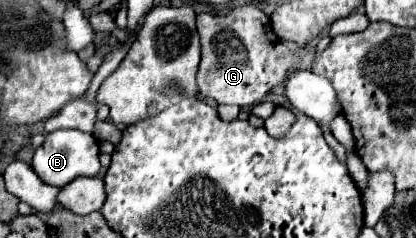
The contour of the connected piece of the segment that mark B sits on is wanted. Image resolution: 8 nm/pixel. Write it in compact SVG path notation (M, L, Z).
M57 130L45 136L45 142L35 150L35 156L31 160L33 172L49 184L63 188L77 176L97 176L99 172L99 142L95 140L93 134L77 132L77 130Z

